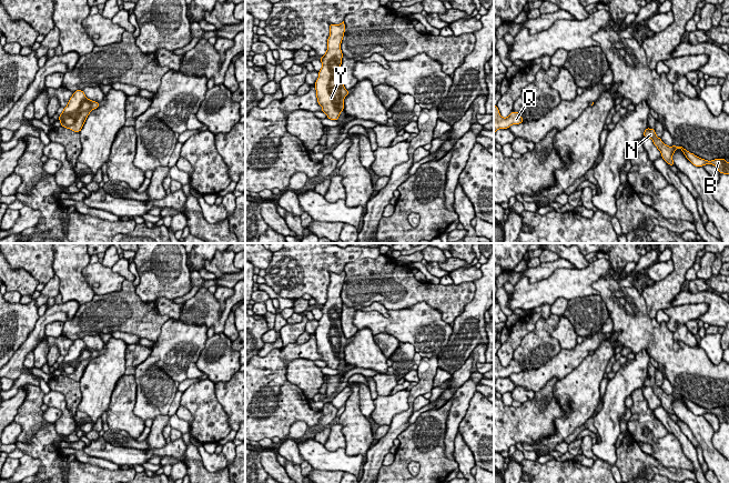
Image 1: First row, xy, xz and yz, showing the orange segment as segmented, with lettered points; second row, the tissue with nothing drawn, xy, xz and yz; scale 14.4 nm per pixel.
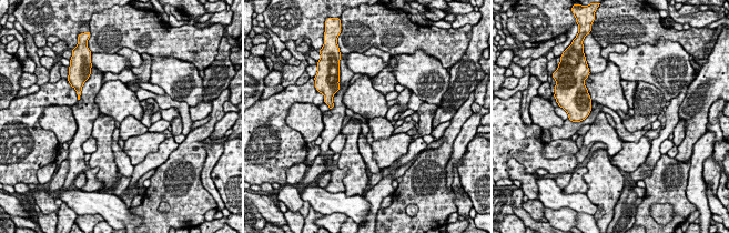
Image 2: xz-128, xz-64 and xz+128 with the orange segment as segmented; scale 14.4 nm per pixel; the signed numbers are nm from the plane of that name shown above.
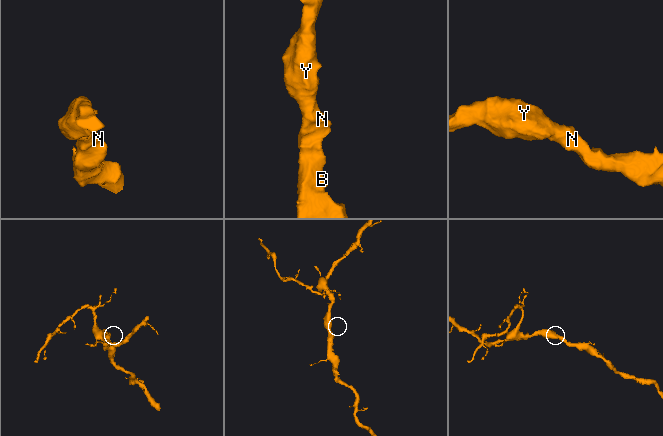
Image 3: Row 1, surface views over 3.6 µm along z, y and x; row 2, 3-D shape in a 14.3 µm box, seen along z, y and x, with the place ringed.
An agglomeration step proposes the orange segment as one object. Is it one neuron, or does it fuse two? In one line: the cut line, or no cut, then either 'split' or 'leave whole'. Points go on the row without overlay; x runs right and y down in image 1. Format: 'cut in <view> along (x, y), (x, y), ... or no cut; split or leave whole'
no cut; leave whole

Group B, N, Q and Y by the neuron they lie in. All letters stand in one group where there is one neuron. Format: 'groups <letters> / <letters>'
groups B N Q Y

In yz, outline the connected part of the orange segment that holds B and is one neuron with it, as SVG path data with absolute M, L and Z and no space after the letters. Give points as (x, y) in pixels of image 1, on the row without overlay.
M647 376L644 381L644 386L650 386L654 391L654 393L657 395L657 398L661 402L661 406L669 413L669 414L675 414L674 409L672 409L672 403L677 398L680 398L686 406L696 415L703 415L705 413L712 413L715 414L719 422L722 423L729 423L729 412L726 410L726 407L715 407L711 410L701 407L693 402L690 402L682 395L677 395L677 394L666 394L660 386L656 384L655 378Z

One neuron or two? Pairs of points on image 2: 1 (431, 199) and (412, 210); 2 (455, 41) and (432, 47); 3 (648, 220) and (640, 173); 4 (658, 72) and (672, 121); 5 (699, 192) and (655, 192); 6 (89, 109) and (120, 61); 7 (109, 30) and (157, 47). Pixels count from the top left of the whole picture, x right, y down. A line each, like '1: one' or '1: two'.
1: two
2: one
3: two
4: two
5: two
6: two
7: one

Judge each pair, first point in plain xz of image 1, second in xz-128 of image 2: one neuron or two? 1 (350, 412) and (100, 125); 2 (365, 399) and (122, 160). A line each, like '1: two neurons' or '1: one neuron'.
1: one neuron
2: one neuron

